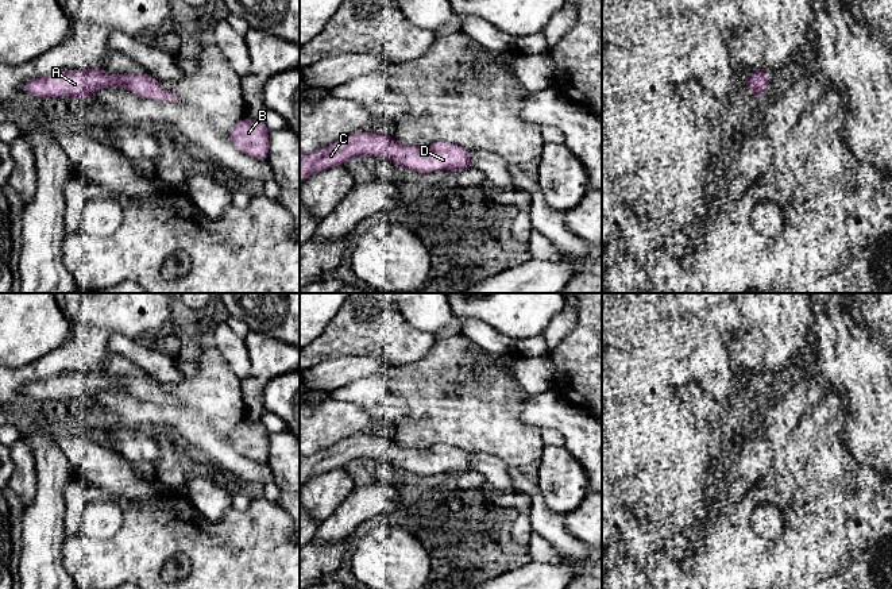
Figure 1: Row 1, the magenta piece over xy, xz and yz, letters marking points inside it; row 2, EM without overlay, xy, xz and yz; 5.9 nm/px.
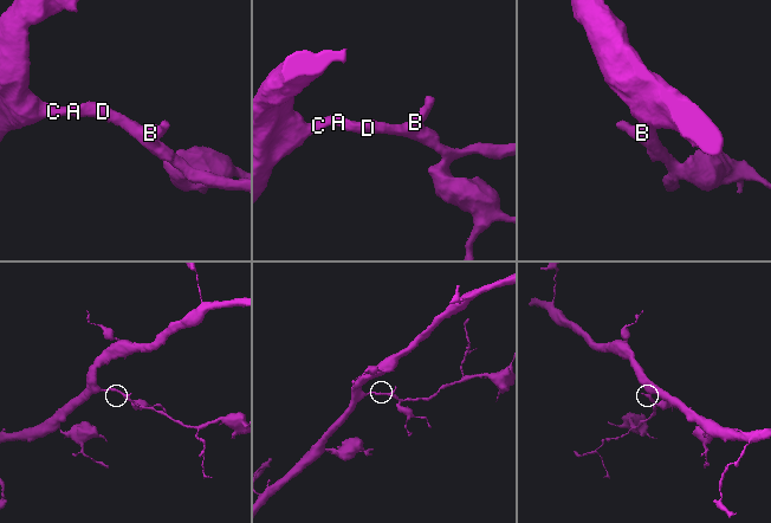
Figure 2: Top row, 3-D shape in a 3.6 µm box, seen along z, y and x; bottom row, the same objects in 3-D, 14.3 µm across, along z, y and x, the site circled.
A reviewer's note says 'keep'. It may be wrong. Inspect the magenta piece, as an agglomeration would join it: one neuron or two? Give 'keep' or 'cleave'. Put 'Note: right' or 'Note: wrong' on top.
Note: right
keep

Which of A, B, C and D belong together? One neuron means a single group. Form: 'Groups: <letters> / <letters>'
Groups: A B C D

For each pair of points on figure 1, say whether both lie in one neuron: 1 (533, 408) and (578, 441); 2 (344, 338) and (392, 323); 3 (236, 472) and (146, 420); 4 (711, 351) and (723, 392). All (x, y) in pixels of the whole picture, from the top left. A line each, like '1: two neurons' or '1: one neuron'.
1: one neuron
2: one neuron
3: one neuron
4: one neuron

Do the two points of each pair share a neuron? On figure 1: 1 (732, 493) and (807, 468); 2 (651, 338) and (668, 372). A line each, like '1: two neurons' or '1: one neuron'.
1: two neurons
2: two neurons

